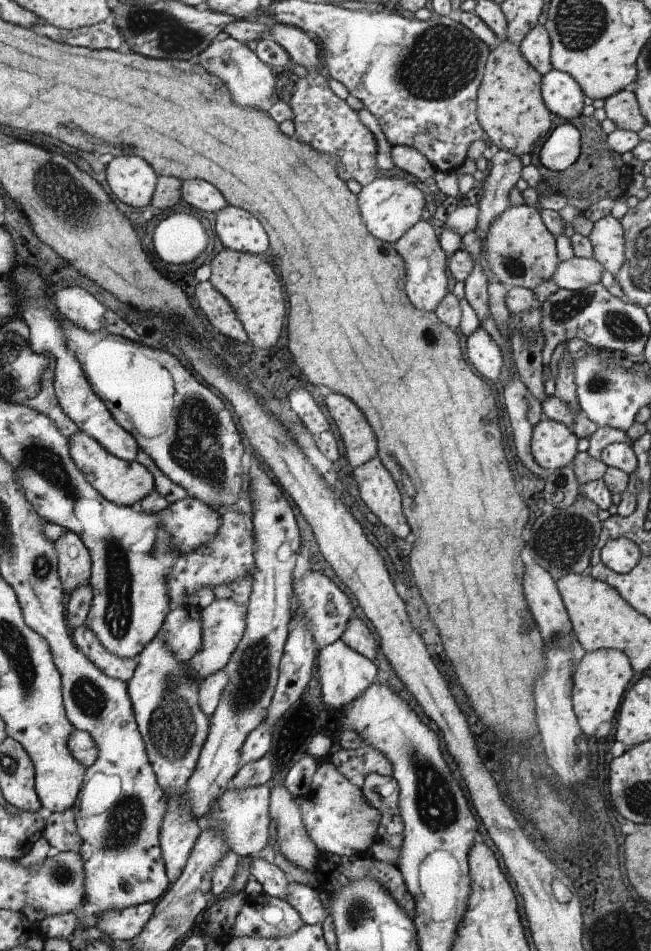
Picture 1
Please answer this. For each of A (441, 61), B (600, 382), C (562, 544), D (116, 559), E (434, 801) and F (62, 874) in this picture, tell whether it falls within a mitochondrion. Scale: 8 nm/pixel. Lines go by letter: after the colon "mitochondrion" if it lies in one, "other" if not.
A: mitochondrion
B: mitochondrion
C: mitochondrion
D: mitochondrion
E: mitochondrion
F: mitochondrion

